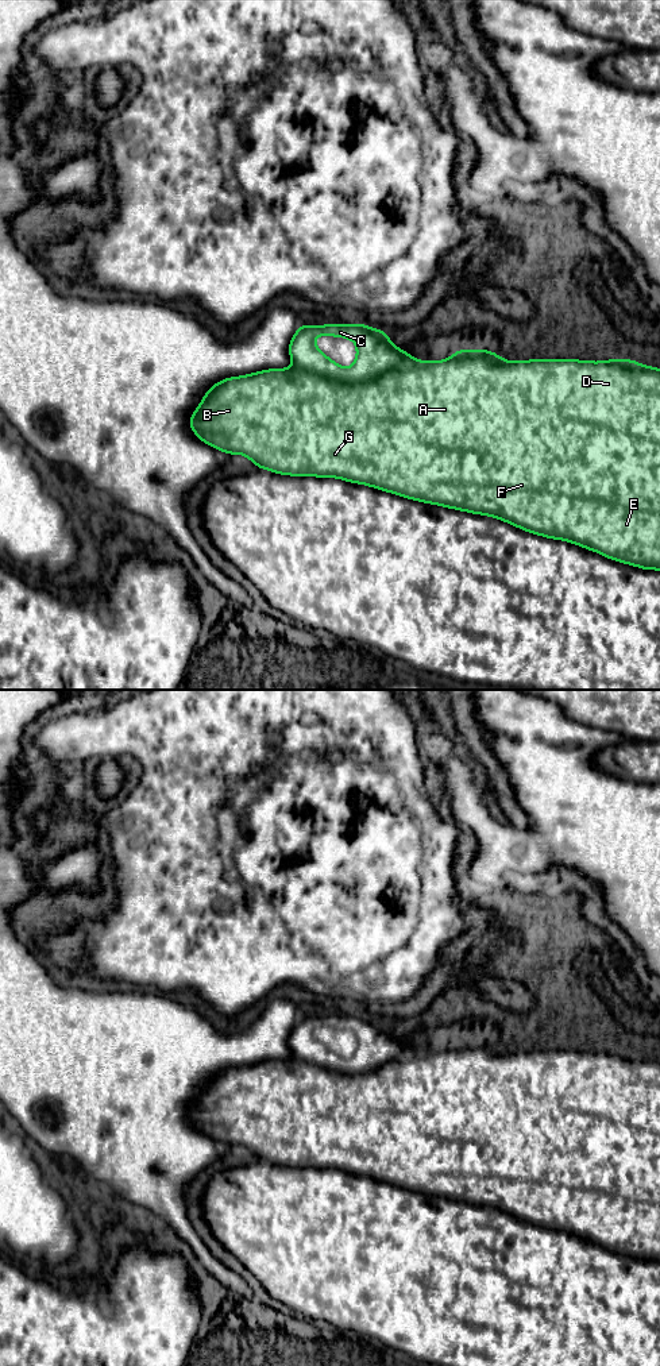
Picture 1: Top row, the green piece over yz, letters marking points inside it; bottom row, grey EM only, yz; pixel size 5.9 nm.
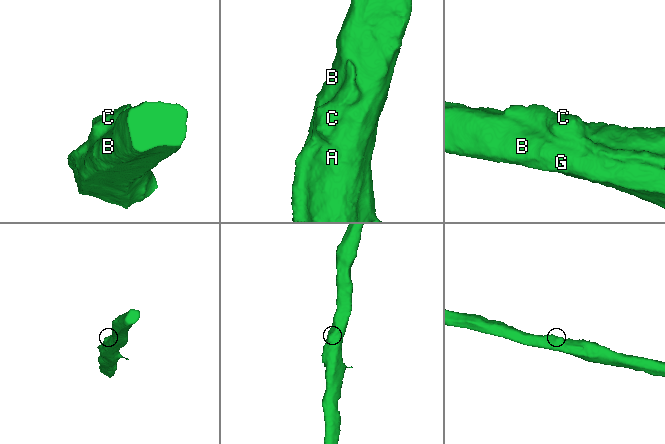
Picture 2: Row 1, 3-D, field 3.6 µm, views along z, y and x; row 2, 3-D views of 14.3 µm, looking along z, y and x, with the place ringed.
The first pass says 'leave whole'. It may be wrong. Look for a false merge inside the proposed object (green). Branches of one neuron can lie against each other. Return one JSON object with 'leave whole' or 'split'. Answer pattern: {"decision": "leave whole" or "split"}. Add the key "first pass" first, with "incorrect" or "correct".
{"first pass": "incorrect", "decision": "split"}

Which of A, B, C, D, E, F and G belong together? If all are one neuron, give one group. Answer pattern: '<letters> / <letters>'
A B D E F G / C

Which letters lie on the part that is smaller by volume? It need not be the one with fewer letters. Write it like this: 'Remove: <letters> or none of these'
Remove: C

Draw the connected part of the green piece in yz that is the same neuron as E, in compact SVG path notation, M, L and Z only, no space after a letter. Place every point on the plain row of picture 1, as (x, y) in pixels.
M456 1041L448 1050L427 1053L410 1045L404 1056L358 1074L328 1070L298 1057L269 1060L215 1074L193 1103L189 1118L201 1132L228 1146L244 1146L260 1161L292 1168L339 1169L424 1195L490 1207L529 1224L564 1231L624 1255L660 1262L660 1060L632 1050L510 1053L494 1042Z

